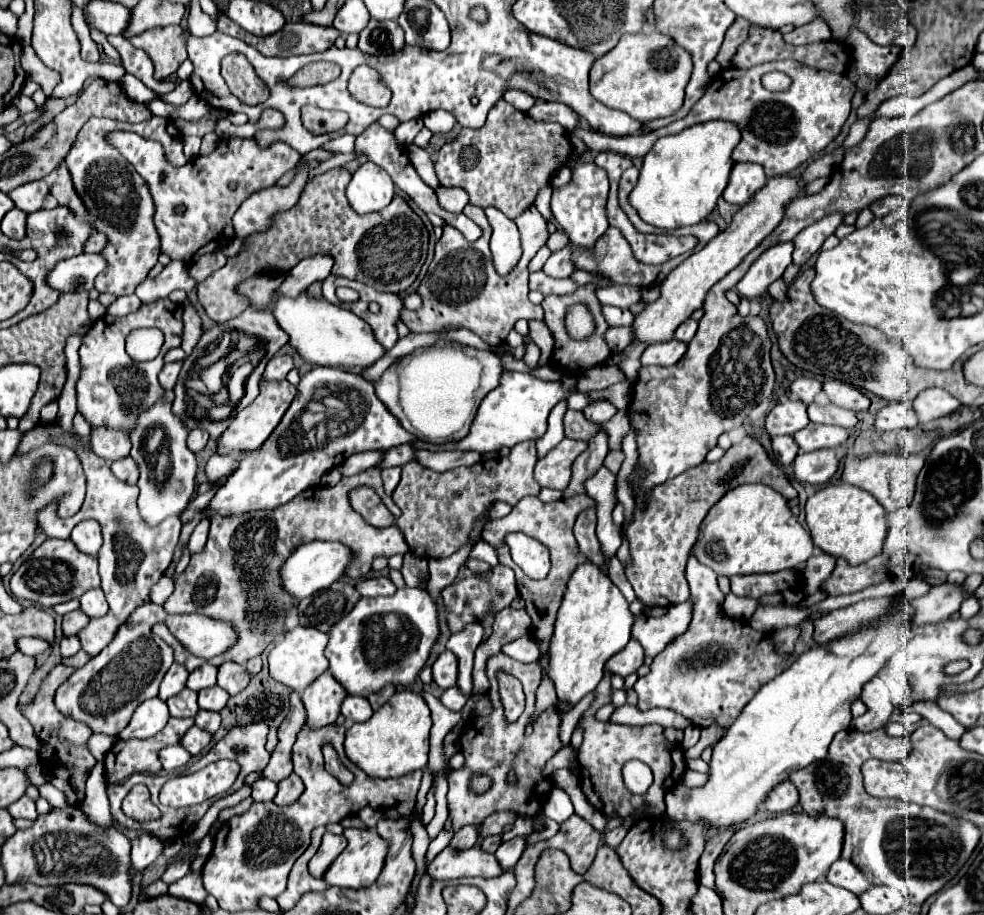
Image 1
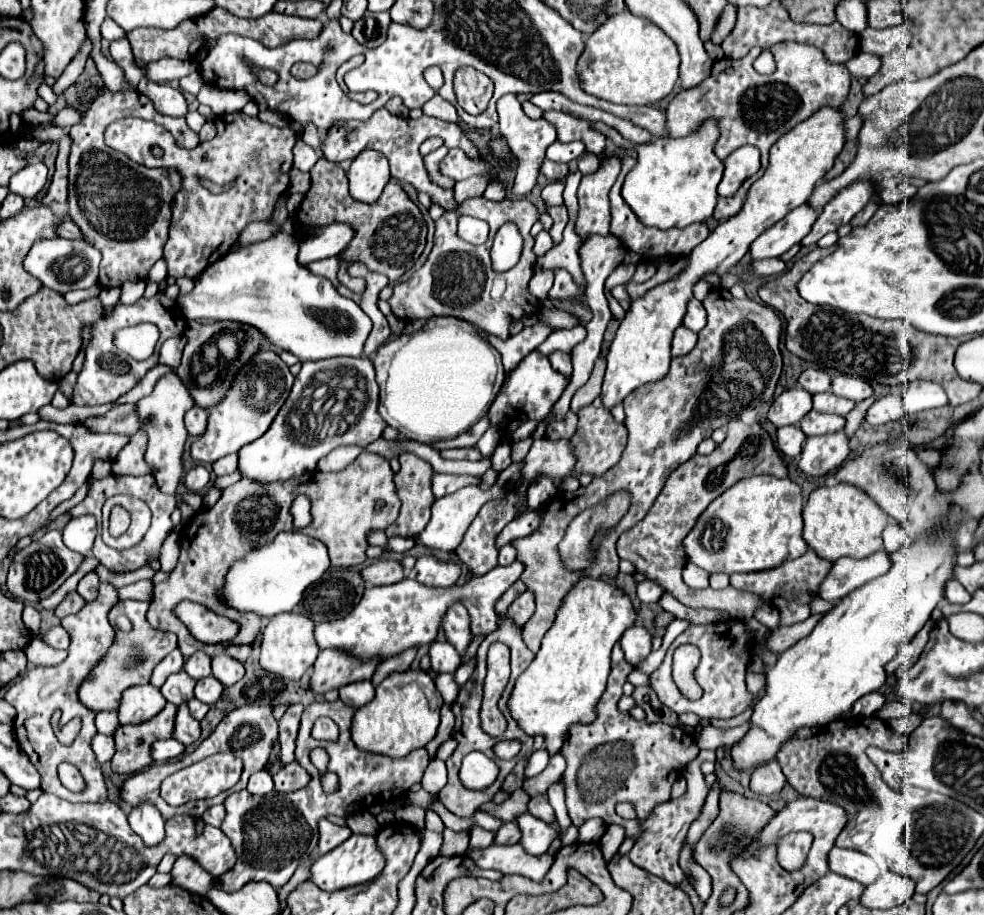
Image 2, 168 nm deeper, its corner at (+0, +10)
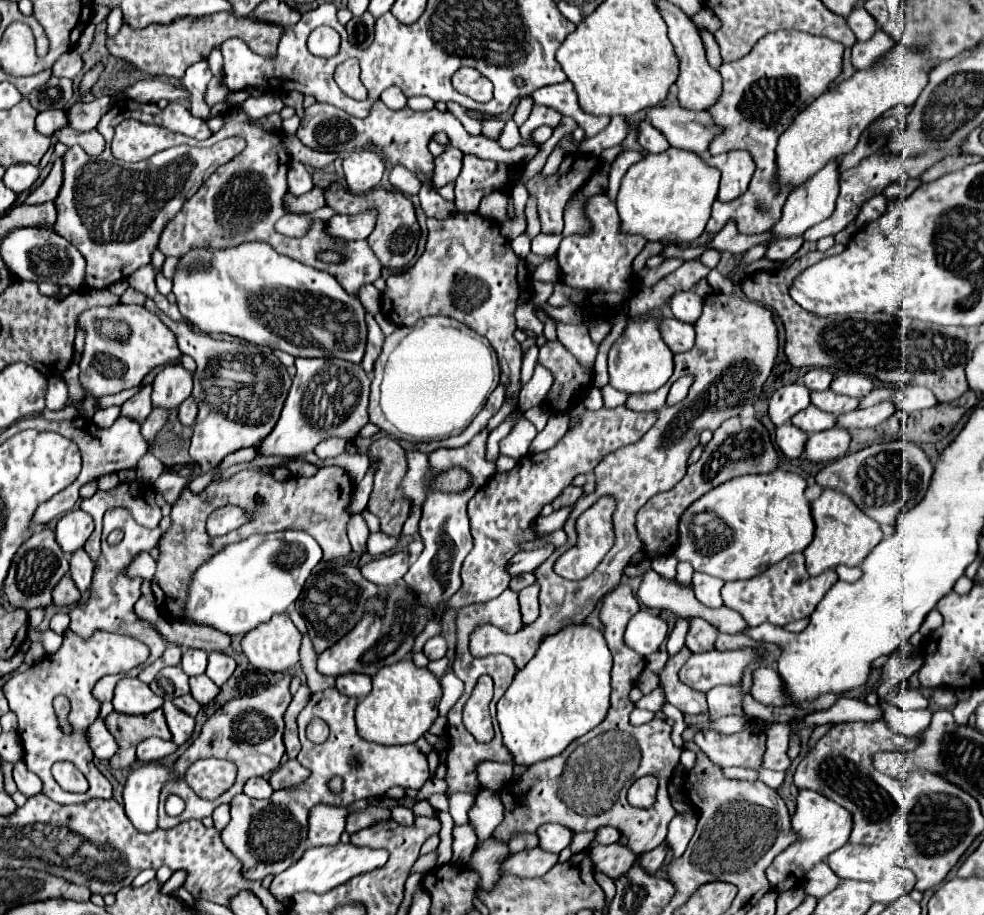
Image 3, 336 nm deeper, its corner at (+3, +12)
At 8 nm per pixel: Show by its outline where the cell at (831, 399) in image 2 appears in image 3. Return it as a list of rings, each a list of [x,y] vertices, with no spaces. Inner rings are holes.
[[[824,390],[824,392],[812,392],[810,394],[812,398],[812,404],[824,412],[830,412],[830,414],[846,414],[850,410],[856,410],[858,408],[858,400],[856,398],[850,398],[850,396],[842,396],[842,394],[836,394],[832,390]]]

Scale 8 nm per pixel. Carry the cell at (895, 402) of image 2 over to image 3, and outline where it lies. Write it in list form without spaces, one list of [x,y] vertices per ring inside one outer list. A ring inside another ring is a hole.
[[[886,400],[886,402],[880,402],[880,404],[872,406],[872,408],[852,410],[848,414],[840,416],[838,422],[840,422],[842,428],[870,428],[870,426],[878,426],[880,422],[890,418],[894,412],[896,412],[894,402]]]

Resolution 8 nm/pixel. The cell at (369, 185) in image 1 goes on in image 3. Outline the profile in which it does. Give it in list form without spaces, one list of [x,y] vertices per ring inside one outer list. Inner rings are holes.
[[[358,150],[344,158],[344,176],[352,194],[376,188],[384,176],[384,162],[372,150]]]

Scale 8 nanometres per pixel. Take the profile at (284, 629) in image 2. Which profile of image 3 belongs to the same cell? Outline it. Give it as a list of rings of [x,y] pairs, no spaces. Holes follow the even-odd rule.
[[[278,614],[250,630],[242,640],[242,650],[256,668],[286,672],[300,662],[300,642],[302,634],[294,622]]]

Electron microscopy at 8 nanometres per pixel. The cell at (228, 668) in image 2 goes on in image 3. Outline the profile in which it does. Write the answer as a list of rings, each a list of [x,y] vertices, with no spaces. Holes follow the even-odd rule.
[[[212,652],[208,654],[208,668],[206,668],[206,676],[216,684],[222,686],[234,672],[236,662],[234,658],[230,658],[224,652]]]

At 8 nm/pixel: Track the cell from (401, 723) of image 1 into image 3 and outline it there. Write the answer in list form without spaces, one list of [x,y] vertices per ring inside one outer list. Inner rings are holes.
[[[400,660],[388,668],[378,670],[372,676],[372,684],[370,684],[370,676],[362,676],[362,674],[338,676],[336,690],[350,698],[358,698],[358,700],[362,698],[356,706],[358,736],[362,736],[368,742],[388,744],[388,746],[412,744],[420,736],[424,736],[434,724],[434,720],[438,718],[438,702],[442,698],[442,688],[438,678],[434,678],[428,672],[428,668],[418,668],[412,660]]]

